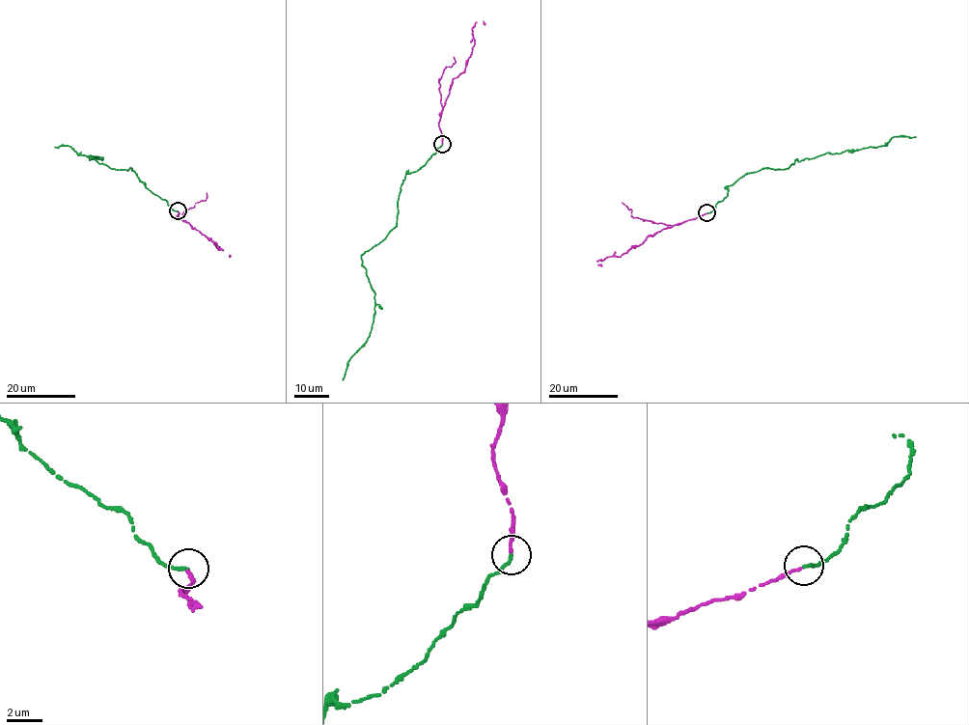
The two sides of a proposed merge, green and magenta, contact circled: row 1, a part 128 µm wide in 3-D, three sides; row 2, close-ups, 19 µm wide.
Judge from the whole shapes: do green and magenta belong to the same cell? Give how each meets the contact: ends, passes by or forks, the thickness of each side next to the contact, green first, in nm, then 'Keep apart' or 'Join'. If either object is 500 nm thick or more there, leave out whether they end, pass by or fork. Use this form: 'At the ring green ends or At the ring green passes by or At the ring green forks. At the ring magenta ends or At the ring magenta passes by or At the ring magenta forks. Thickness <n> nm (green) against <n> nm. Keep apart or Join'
At the ring green ends. At the ring magenta ends. Thickness 220 nm (green) against 180 nm. Join

